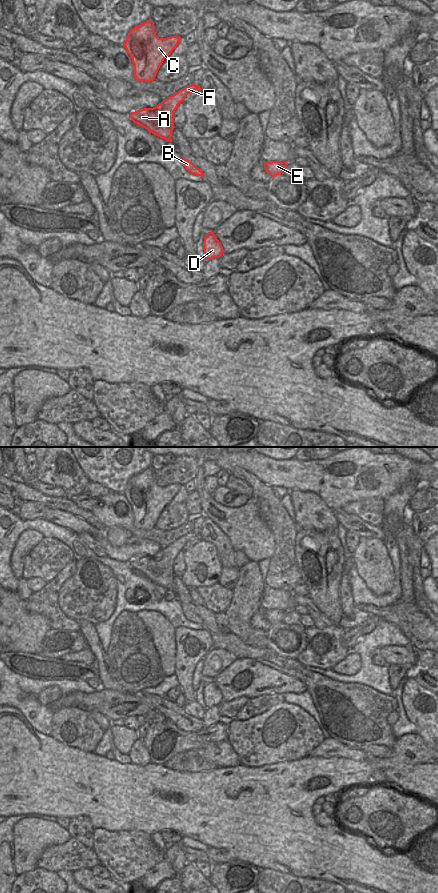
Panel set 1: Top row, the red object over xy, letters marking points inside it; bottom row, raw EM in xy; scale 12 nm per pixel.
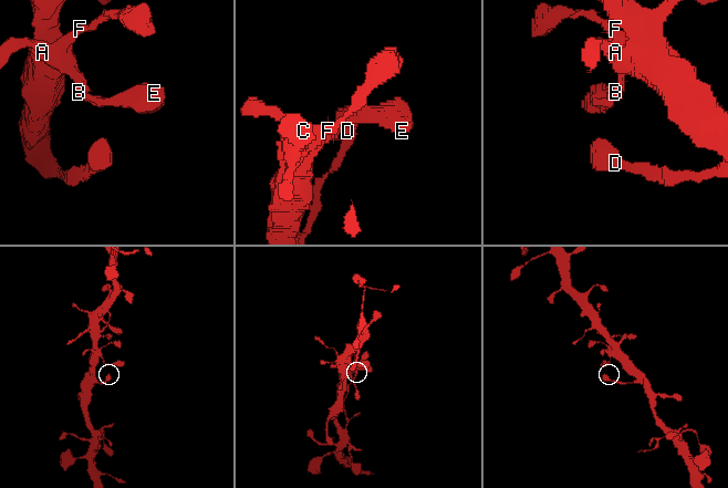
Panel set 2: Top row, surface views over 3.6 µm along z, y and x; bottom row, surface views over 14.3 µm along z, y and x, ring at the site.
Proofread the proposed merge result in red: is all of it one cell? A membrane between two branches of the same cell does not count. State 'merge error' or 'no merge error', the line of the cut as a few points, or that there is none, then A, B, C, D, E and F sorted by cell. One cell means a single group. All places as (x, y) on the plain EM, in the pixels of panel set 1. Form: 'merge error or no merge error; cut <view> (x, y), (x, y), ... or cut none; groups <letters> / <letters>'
no merge error; cut none; groups A B C D E F

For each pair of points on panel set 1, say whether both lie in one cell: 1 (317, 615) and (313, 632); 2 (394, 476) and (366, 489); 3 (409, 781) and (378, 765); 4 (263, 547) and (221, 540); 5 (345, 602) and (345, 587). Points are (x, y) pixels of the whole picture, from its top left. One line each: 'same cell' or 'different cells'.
1: different cells
2: same cell
3: different cells
4: different cells
5: same cell

